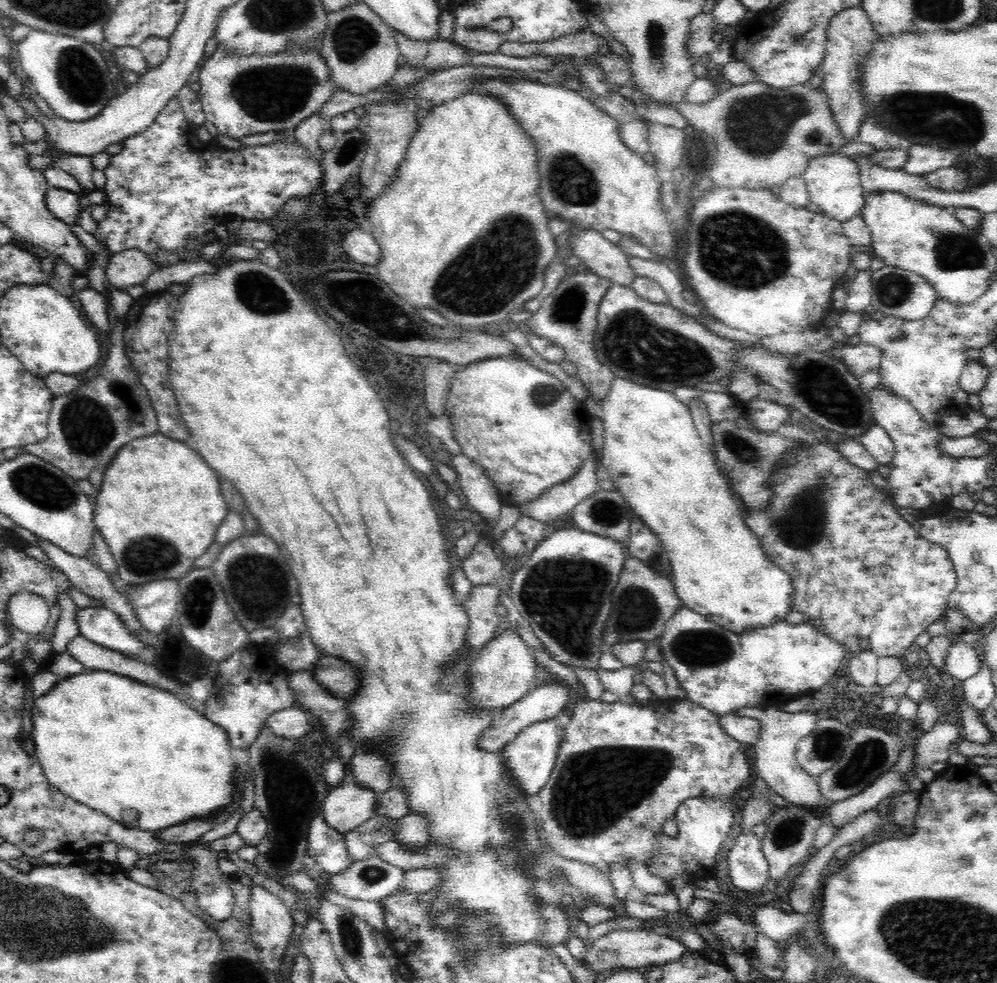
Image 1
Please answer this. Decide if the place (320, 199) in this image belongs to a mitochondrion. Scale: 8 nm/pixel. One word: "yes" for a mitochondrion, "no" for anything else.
no

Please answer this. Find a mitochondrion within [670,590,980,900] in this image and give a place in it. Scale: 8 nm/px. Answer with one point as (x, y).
(869, 759)

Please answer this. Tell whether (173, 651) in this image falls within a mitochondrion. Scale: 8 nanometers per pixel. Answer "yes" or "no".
no

